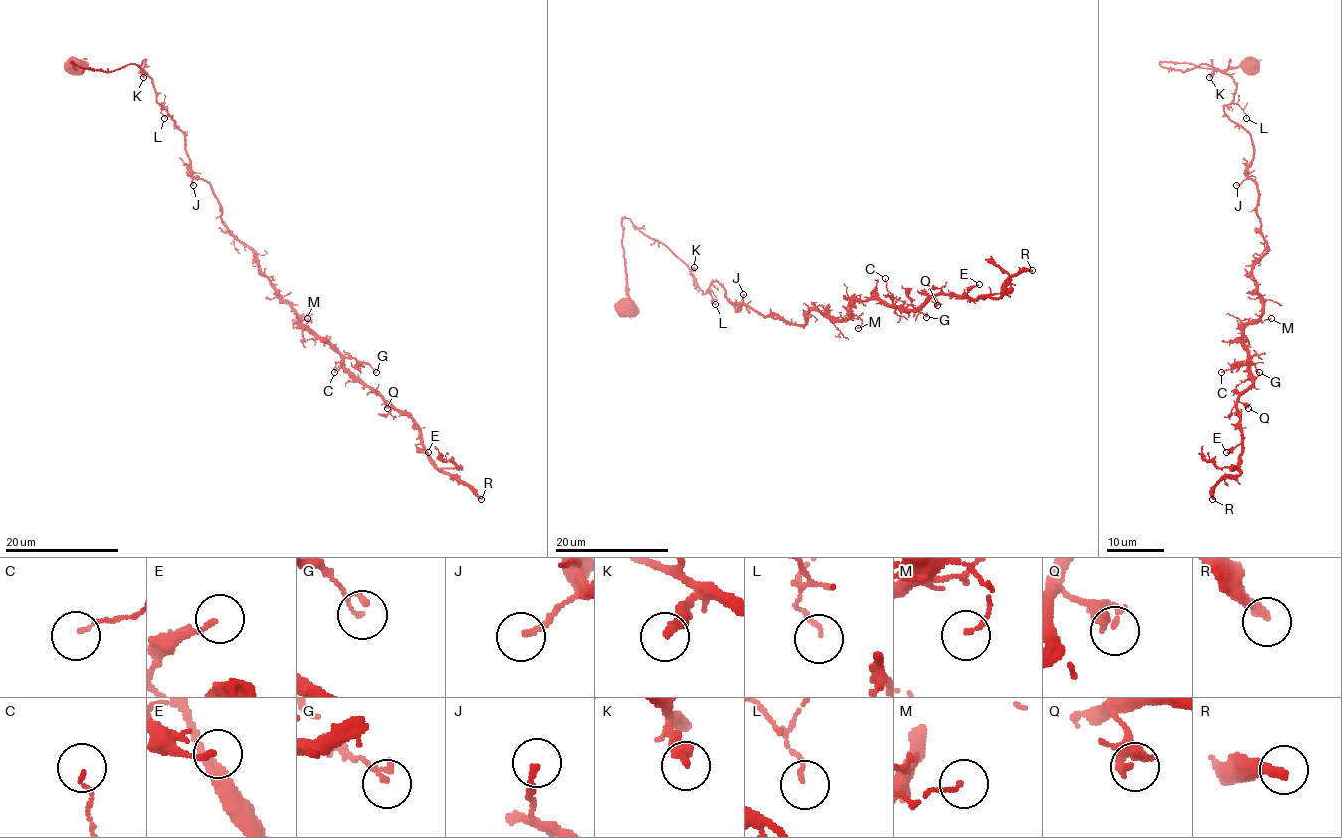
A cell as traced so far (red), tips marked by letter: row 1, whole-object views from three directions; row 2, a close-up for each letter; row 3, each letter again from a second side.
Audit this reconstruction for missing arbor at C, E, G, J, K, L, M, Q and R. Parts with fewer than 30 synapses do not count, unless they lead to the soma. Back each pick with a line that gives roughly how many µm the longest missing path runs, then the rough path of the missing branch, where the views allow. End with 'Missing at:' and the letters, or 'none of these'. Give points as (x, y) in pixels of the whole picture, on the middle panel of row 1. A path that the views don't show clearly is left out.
R: Missing length about 15 µm. Course of what is missing: (1032, 270), (1070, 268), (1079, 263), (1080, 274), (1086, 280)
Missing at: R

